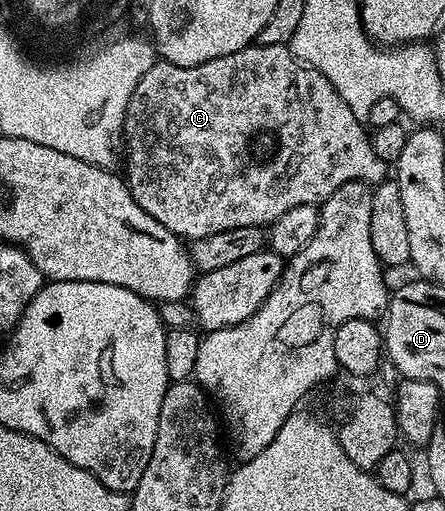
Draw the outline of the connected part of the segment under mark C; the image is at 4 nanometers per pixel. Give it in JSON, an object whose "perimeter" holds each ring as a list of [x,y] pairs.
{"perimeter":[[[255,42],[232,54],[224,54],[224,58],[200,62],[200,66],[176,66],[172,62],[159,59],[145,72],[144,78],[136,82],[136,90],[132,90],[132,98],[128,102],[128,110],[122,123],[122,136],[124,152],[126,148],[124,179],[130,187],[132,198],[136,198],[140,210],[152,214],[152,218],[156,218],[160,226],[172,230],[174,236],[187,241],[199,240],[220,230],[269,226],[296,206],[321,206],[329,196],[336,194],[336,190],[340,190],[340,186],[344,186],[344,182],[362,180],[368,185],[377,186],[388,176],[388,165],[376,158],[376,150],[372,150],[371,133],[367,125],[358,120],[352,110],[348,110],[348,102],[344,102],[344,98],[336,94],[336,86],[332,86],[332,82],[328,82],[328,78],[324,78],[320,70],[309,68],[307,64],[296,59],[284,44],[264,46]]]}

